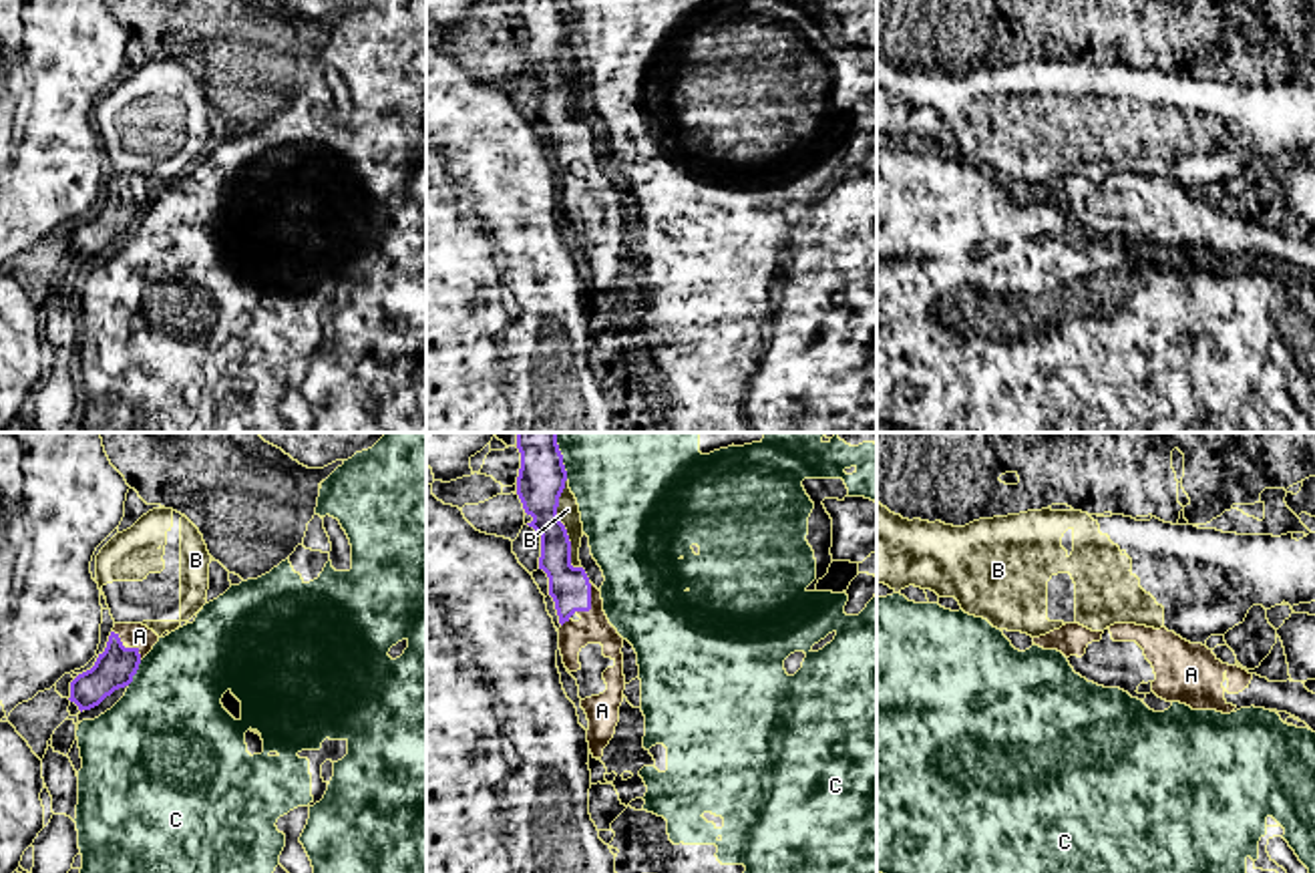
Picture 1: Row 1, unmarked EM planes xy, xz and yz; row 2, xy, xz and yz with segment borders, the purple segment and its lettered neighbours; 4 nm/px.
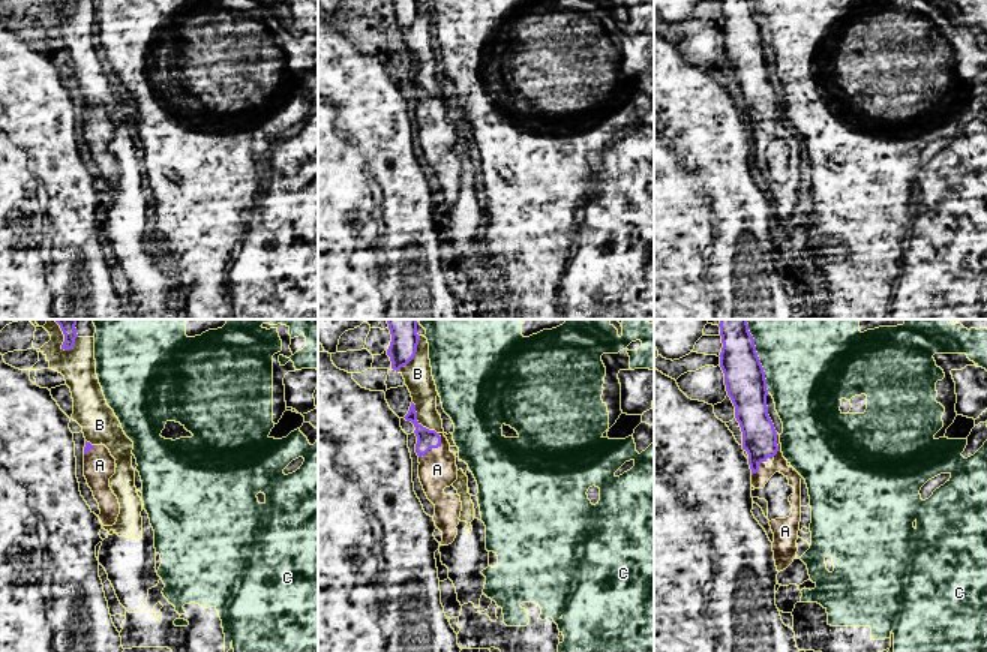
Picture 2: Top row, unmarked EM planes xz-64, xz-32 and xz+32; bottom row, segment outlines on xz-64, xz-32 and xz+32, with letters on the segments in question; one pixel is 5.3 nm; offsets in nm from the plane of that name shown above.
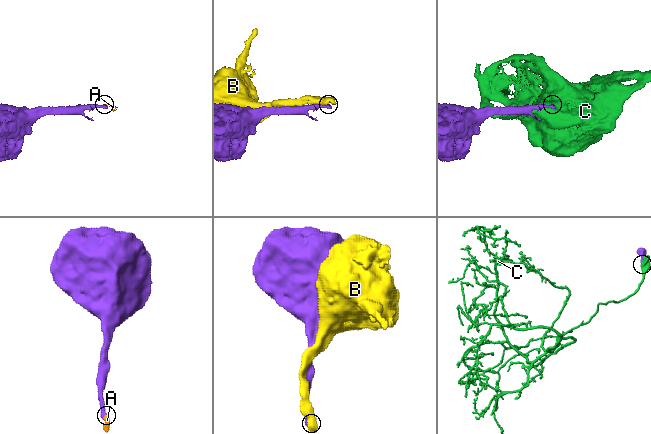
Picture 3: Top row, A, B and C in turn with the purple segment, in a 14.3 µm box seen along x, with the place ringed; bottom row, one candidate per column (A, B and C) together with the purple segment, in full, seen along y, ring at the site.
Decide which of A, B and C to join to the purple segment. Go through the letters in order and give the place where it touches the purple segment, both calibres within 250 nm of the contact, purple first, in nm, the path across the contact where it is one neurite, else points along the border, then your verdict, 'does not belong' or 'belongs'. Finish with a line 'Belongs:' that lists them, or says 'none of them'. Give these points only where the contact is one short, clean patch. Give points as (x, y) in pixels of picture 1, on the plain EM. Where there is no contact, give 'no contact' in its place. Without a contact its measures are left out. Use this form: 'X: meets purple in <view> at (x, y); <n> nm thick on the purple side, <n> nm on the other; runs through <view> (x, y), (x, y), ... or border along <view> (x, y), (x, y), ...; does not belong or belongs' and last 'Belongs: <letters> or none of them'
A: meets purple in xz at (590, 153); 160 nm thick on the purple side, 130 nm on the other; runs through xz (570, 137), (590, 153), (594, 176); belongs
B: meets purple in xz at (564, 75); 190 nm thick on the purple side, 90 nm on the other; does not belong
C: meets purple in xz at (564, 15); 190 nm thick on the purple side, 340 nm on the other; does not belong
Belongs: A

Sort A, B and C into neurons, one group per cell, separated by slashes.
A / B / C

